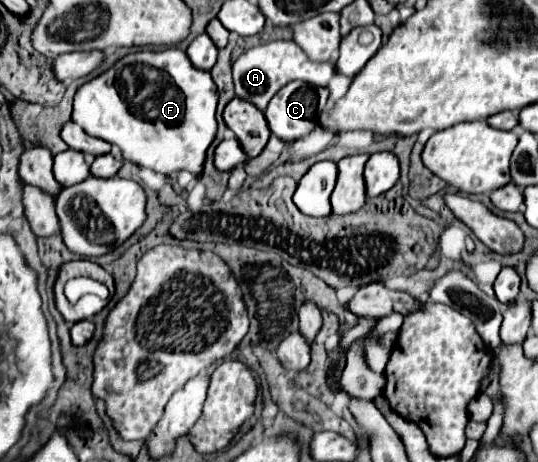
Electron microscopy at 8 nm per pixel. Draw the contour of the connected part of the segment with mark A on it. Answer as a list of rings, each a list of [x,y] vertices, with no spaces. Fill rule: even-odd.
[[[267,42],[261,46],[255,46],[247,52],[243,52],[231,66],[233,70],[233,82],[235,82],[235,96],[241,100],[247,100],[255,104],[257,108],[265,110],[269,100],[289,82],[303,80],[313,86],[327,86],[329,80],[335,76],[335,64],[333,62],[311,62],[307,60],[305,52],[295,42]]]

